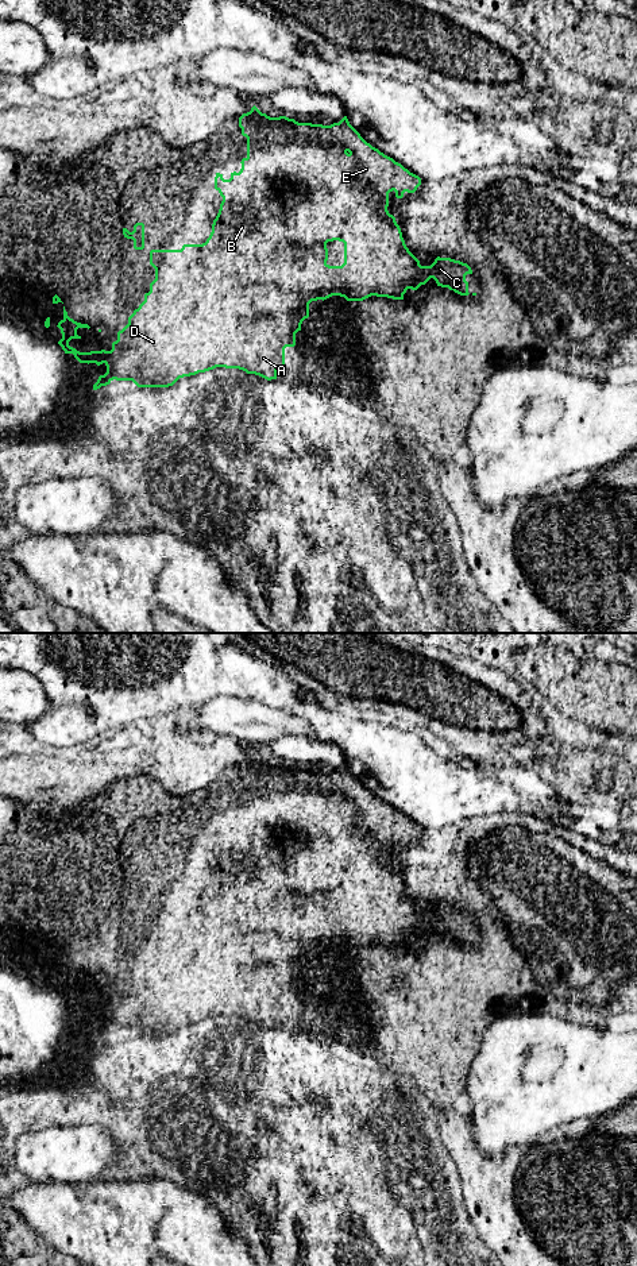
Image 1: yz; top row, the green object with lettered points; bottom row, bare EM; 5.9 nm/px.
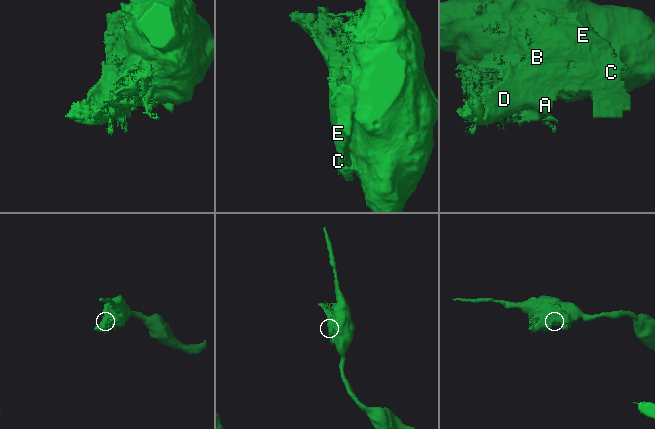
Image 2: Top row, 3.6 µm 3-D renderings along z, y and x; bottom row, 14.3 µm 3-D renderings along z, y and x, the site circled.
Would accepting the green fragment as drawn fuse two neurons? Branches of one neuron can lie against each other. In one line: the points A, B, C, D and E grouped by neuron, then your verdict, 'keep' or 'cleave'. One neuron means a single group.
A B D / C E; cleave

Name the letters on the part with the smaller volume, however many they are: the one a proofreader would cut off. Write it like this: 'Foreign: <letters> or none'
Foreign: C, E

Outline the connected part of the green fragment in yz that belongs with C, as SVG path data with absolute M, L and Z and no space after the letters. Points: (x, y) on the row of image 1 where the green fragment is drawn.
M254 105L250 112L239 117L239 127L242 135L247 138L247 162L242 169L254 171L254 185L243 188L239 204L265 207L267 228L305 228L306 236L312 236L316 232L316 221L321 217L325 219L328 228L340 229L343 233L364 231L370 223L385 221L387 224L387 298L404 300L408 289L417 290L431 278L437 286L448 287L460 296L470 294L466 275L472 274L471 267L460 260L440 256L431 266L421 266L406 247L395 217L387 211L390 192L394 190L395 197L402 198L405 192L417 190L421 178L367 143L350 124L347 116L331 126L298 123L286 116L270 117Z

